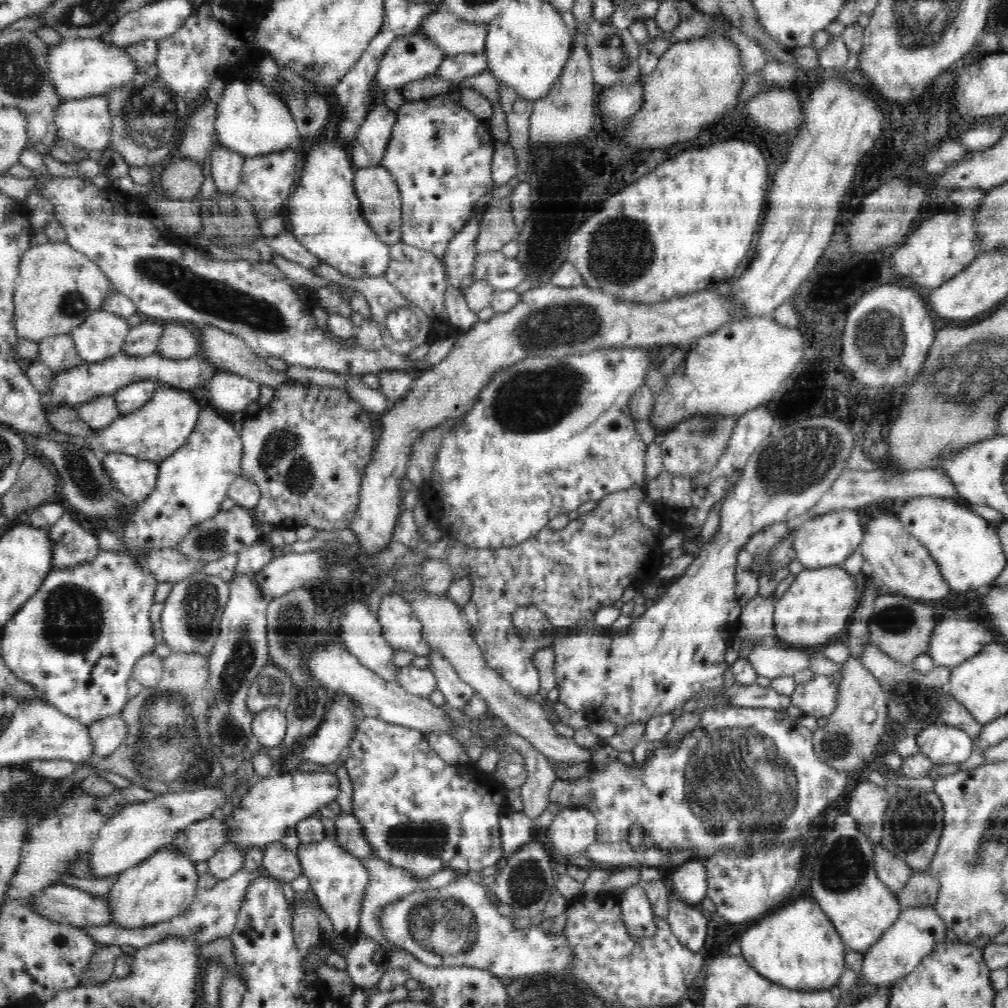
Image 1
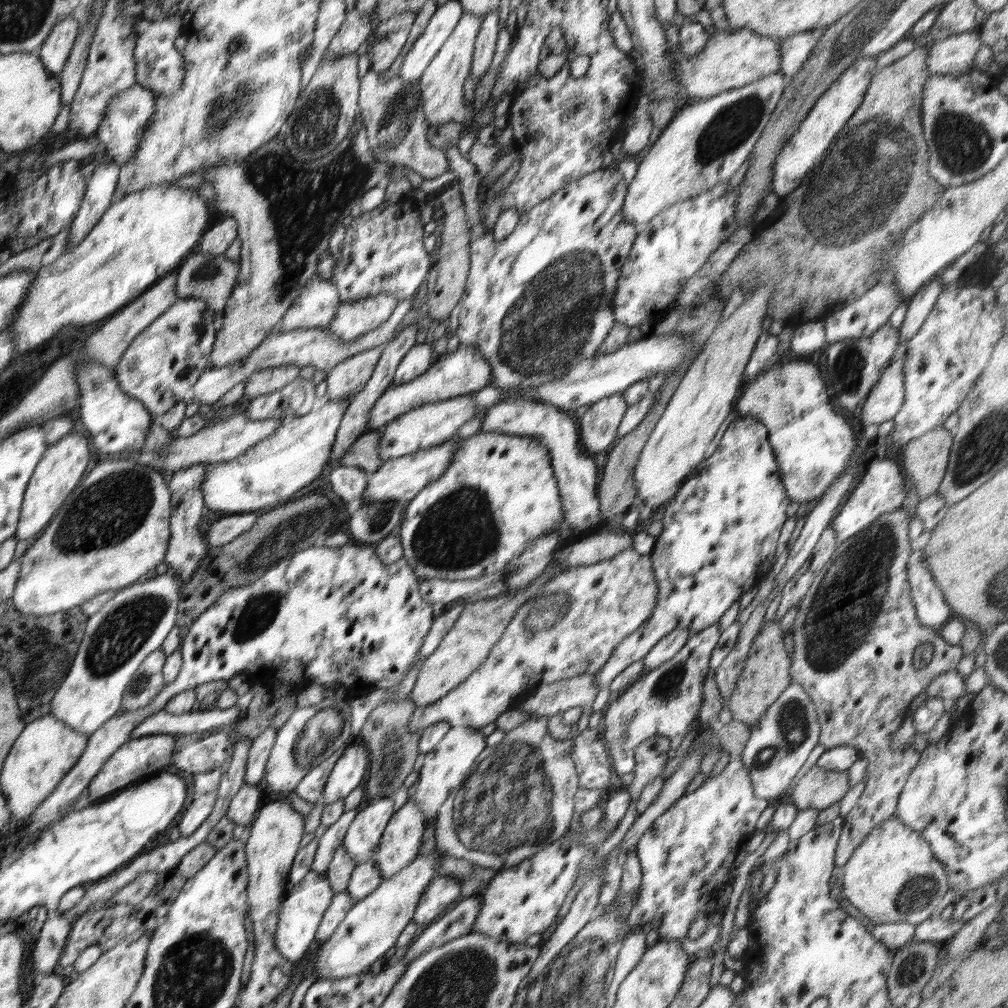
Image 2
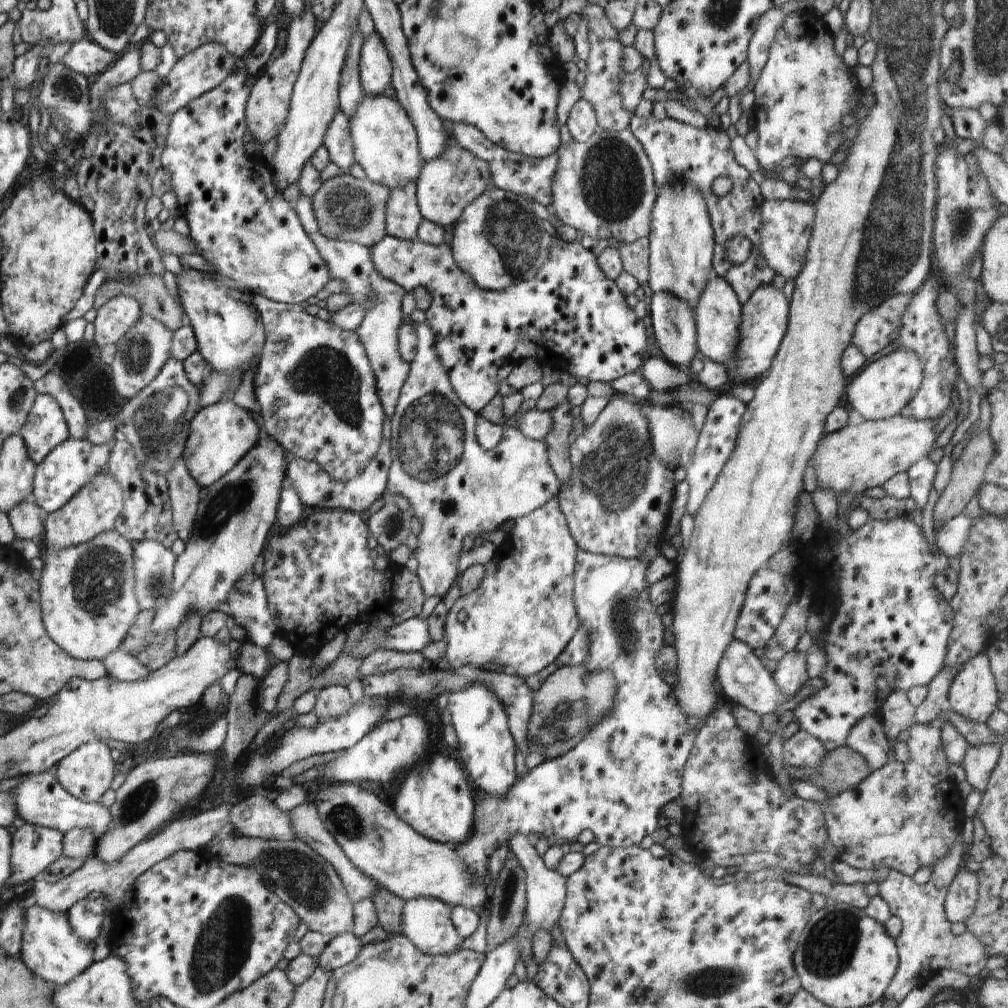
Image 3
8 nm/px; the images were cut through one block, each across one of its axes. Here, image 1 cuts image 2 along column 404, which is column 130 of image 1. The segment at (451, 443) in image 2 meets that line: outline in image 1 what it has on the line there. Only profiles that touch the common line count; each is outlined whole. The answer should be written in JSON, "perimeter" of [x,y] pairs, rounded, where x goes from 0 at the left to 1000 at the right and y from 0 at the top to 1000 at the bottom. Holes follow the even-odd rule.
{"perimeter":[[[103,449],[99,454],[114,486],[128,497],[141,499],[152,487],[157,472],[155,459],[119,449]]]}

